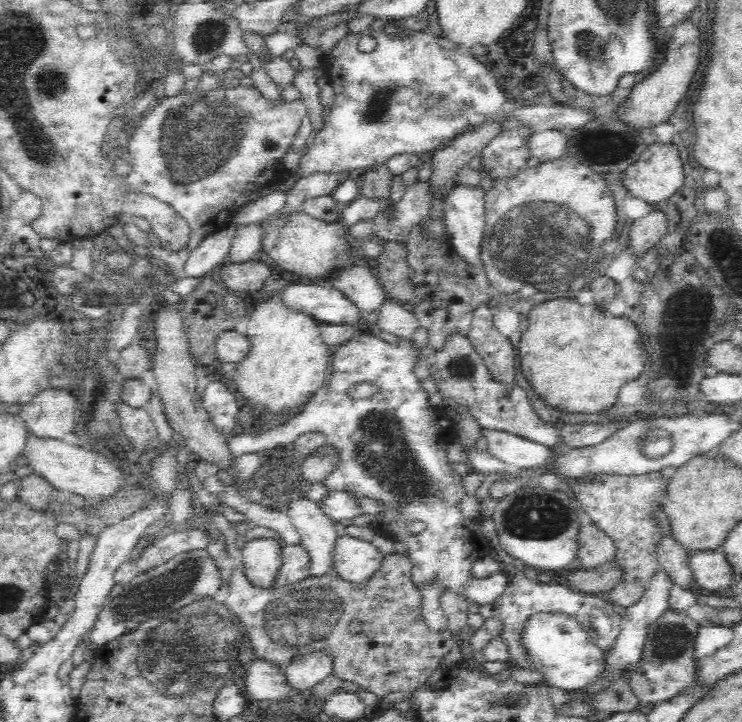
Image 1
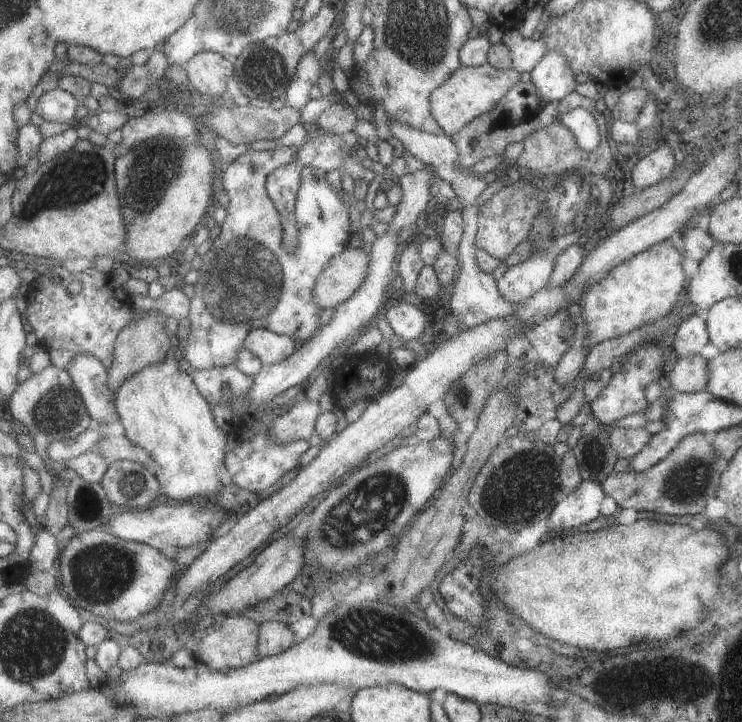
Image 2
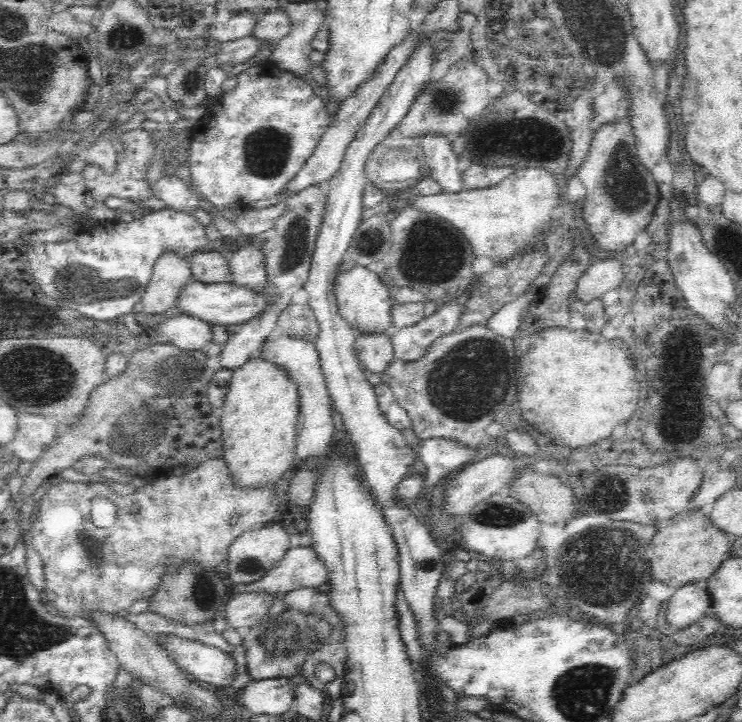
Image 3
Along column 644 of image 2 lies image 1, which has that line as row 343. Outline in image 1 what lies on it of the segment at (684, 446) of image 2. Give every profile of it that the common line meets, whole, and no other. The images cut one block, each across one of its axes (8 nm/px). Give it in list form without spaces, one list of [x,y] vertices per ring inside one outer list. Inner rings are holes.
[[[488,304],[478,306],[478,310],[472,312],[472,326],[466,332],[466,336],[474,346],[474,350],[484,358],[490,376],[496,382],[512,386],[516,380],[514,362],[518,358],[514,354],[512,342],[502,338],[500,332],[496,330],[494,318],[496,316],[490,312]]]

